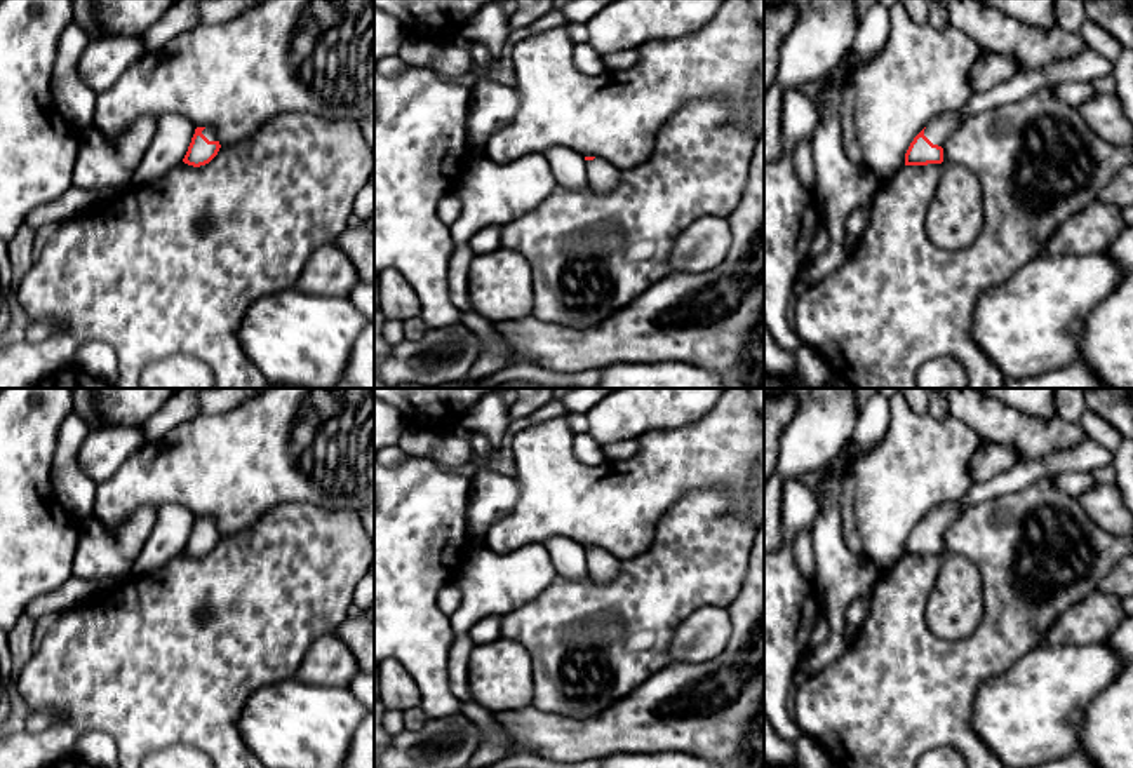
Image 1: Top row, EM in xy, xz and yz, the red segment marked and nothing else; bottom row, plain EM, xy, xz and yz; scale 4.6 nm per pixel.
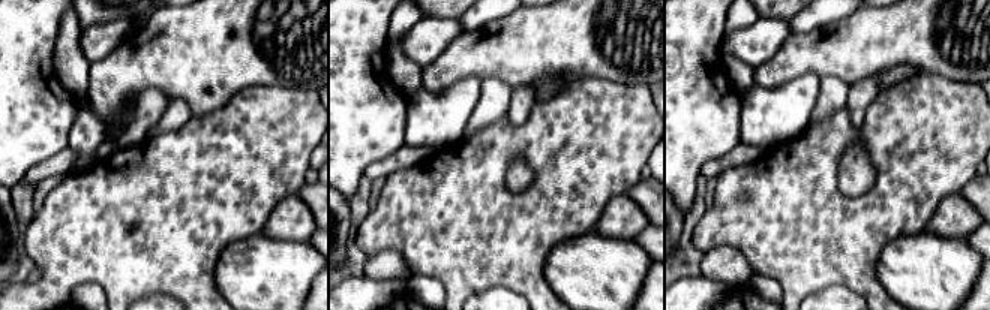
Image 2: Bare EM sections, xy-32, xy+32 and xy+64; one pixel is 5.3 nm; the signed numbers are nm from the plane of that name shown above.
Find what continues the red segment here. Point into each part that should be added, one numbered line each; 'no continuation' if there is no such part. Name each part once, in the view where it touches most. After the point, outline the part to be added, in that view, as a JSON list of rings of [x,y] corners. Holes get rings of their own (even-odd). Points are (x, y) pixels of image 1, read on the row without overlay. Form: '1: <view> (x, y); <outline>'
1: yz (940, 518); [[[961,498],[954,502],[945,502],[933,510],[924,519],[924,526],[938,536],[943,536],[945,529],[961,515],[964,509],[961,507]]]

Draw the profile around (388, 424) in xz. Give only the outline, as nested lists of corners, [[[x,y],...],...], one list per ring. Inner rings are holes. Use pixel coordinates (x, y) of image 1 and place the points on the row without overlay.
[[[374,399],[374,455],[386,446],[395,446],[407,427],[399,409]]]

